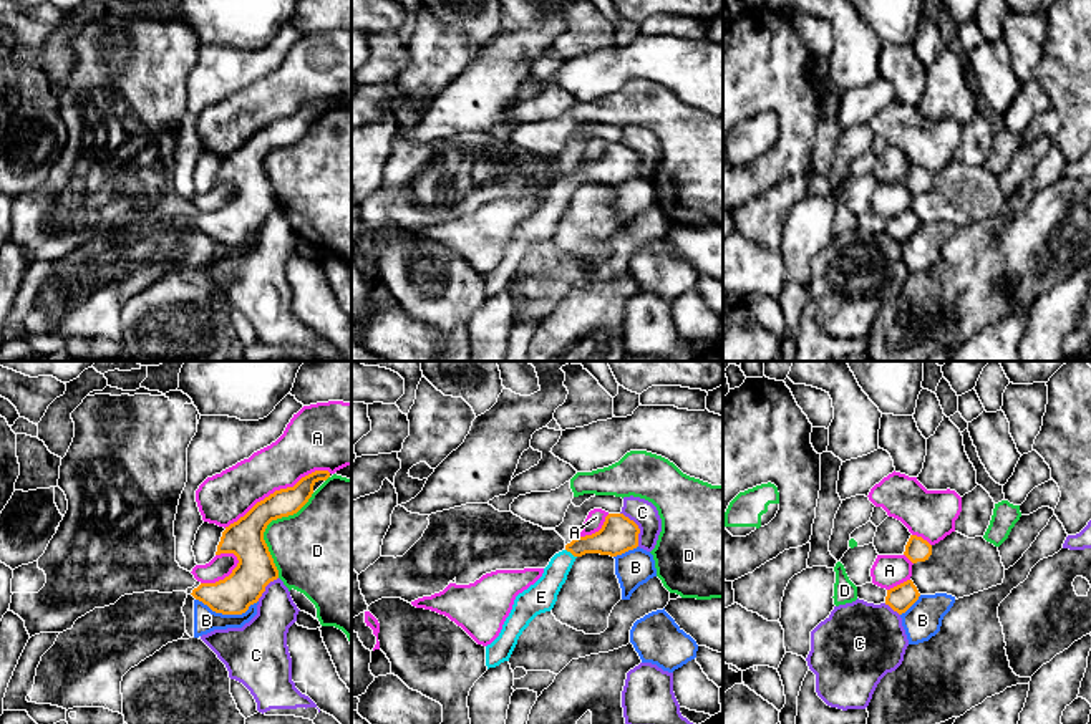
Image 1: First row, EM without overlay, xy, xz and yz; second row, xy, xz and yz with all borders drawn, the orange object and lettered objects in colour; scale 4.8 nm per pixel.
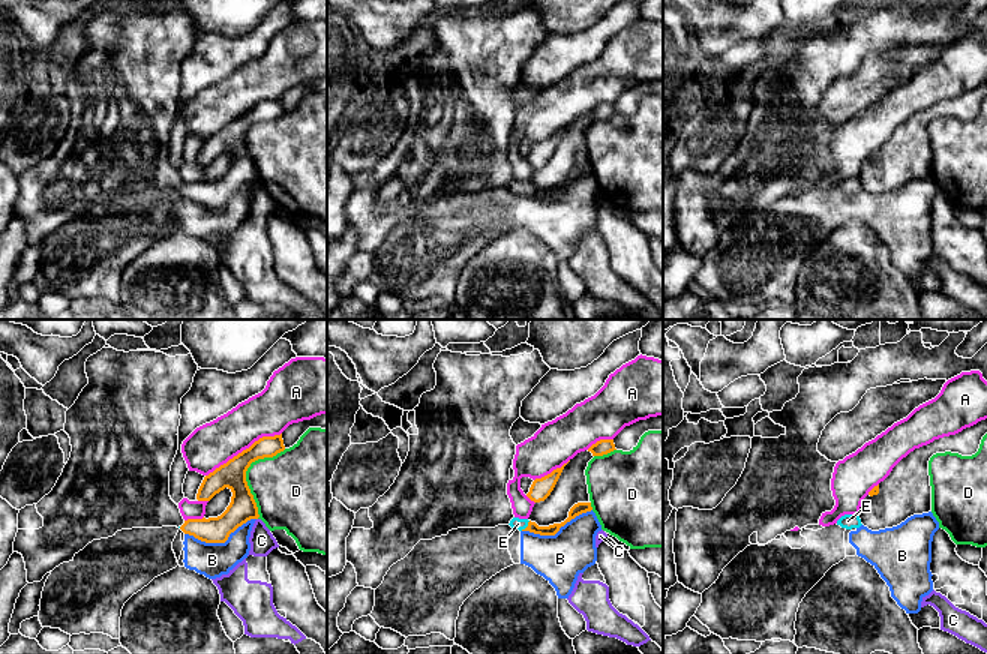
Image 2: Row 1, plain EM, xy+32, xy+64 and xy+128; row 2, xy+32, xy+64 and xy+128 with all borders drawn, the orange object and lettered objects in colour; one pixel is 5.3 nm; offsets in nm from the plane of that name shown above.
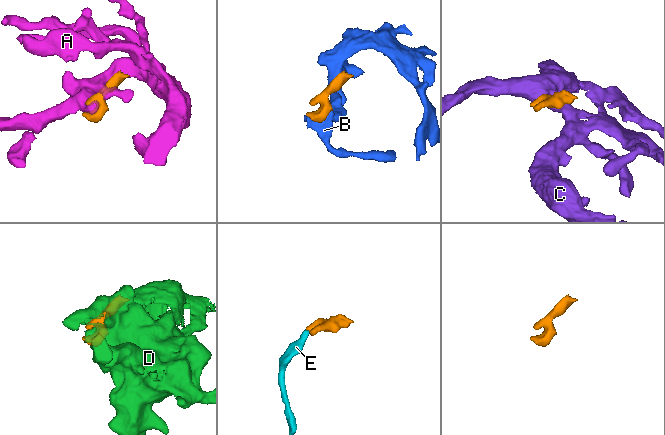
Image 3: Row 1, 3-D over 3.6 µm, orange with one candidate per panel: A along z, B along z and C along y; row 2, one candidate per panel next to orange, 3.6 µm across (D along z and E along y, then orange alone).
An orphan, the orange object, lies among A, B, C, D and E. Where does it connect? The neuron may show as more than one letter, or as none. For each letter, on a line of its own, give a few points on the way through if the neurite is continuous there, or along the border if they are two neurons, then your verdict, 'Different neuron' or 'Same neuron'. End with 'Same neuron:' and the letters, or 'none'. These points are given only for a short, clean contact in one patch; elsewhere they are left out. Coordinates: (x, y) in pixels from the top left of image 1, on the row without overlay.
A: Different neuron
B: Boundary: xy (196, 227), (223, 242), (242, 242), (257, 231). Different neuron
C: Boundary: xz (620, 141), (637, 154), (639, 174). Different neuron
D: Different neuron
E: Path across: xz (619, 163), (571, 181), (543, 224). Same neuron
Same neuron: E

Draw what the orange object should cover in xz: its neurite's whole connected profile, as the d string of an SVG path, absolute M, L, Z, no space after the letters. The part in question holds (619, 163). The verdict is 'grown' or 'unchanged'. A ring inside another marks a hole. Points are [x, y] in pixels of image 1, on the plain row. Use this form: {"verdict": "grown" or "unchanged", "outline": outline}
{"verdict": "grown", "outline": "M609 142L602 157L577 166L555 182L542 205L514 229L499 265L486 275L486 295L496 297L509 290L519 265L541 242L550 240L577 186L600 182L617 186L638 176L638 154L623 142Z"}

